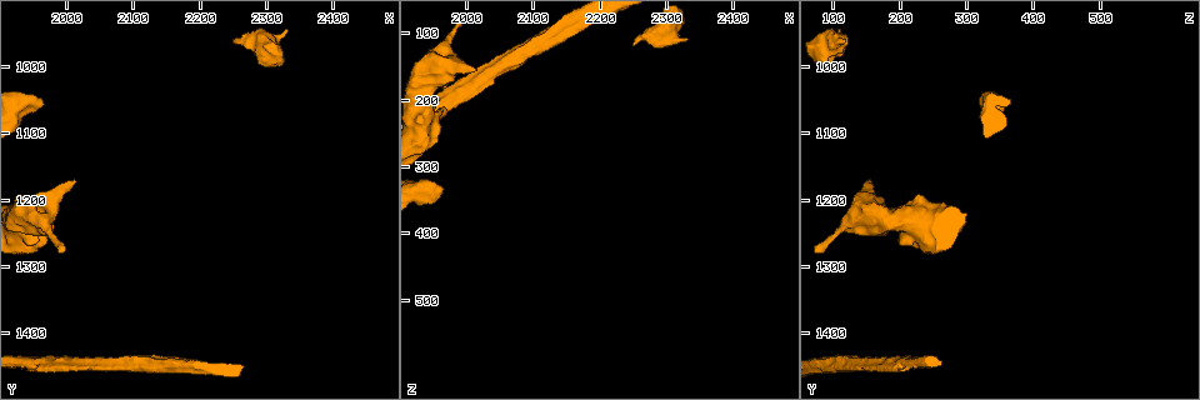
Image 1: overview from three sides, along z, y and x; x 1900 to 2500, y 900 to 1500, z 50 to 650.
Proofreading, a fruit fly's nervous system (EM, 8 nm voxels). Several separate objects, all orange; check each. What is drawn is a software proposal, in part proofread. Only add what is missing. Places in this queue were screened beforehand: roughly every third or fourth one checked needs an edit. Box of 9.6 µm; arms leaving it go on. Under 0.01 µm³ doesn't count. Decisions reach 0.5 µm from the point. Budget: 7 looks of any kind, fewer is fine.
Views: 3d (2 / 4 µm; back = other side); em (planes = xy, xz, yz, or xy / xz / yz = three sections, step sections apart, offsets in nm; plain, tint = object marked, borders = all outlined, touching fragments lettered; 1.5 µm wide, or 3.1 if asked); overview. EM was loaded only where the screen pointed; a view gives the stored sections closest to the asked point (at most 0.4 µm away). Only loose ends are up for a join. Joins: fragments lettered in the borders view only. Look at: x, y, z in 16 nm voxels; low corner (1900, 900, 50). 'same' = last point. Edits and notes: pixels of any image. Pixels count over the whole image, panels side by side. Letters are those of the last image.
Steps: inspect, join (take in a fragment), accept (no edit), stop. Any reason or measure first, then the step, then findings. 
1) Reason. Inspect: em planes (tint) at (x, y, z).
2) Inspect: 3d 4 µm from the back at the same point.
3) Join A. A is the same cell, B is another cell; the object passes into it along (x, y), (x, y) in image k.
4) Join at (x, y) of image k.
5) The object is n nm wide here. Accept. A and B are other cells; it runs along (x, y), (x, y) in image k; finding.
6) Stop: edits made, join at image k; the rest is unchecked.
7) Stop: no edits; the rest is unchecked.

Branch stops here. Inspect: 3d 2 µm at (2010, 1175, 155).

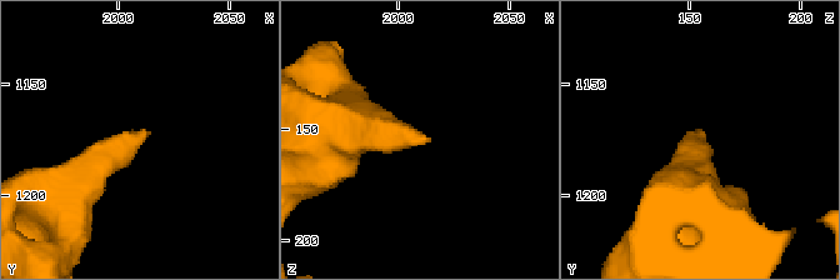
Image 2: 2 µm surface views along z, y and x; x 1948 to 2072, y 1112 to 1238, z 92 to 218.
Inspect: em planes (borders) at (2013, 1170, 157).

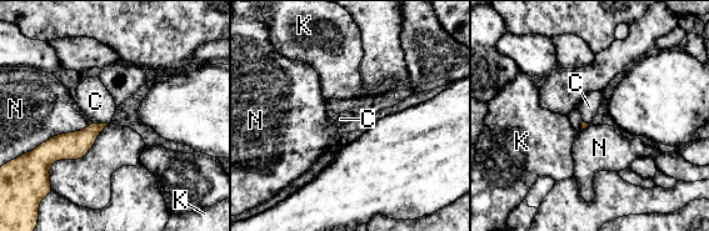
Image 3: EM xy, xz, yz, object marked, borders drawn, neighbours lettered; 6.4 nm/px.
Join C. C is the same cell, K and N are other cells; the object passes into it along (74, 145), (100, 124), (95, 101) in image 3; it goes on there.

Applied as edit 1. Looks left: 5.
Branch stops here. Inspect: em planes (borders) at (1960, 1455, 190).

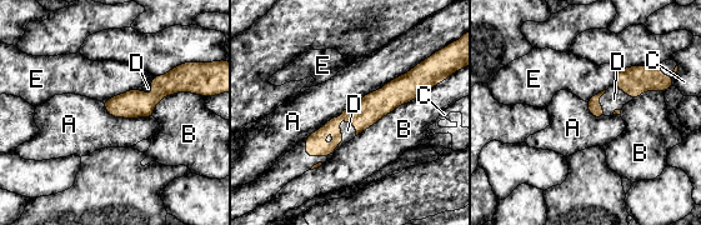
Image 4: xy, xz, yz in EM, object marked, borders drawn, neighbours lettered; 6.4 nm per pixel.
The longest contact is with A, 700 nm. Join D. D is the same cell, A, B, C and E are other cells; the object passes into it along (362, 114), (339, 143), (348, 130) in image 4; it goes on there.

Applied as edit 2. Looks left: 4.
Stop: edits made, join at image 3, join at image 4; the rest is unchecked.

